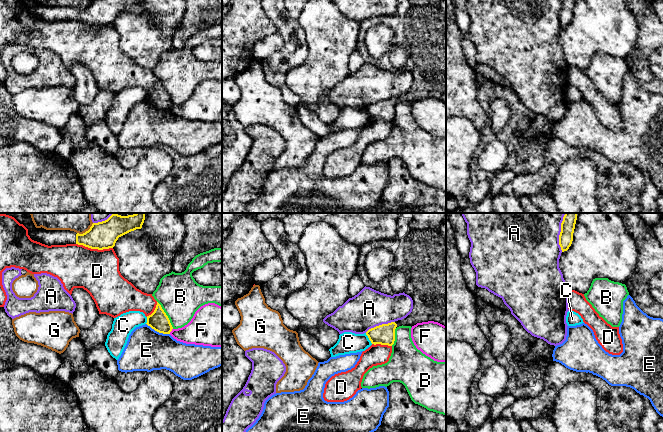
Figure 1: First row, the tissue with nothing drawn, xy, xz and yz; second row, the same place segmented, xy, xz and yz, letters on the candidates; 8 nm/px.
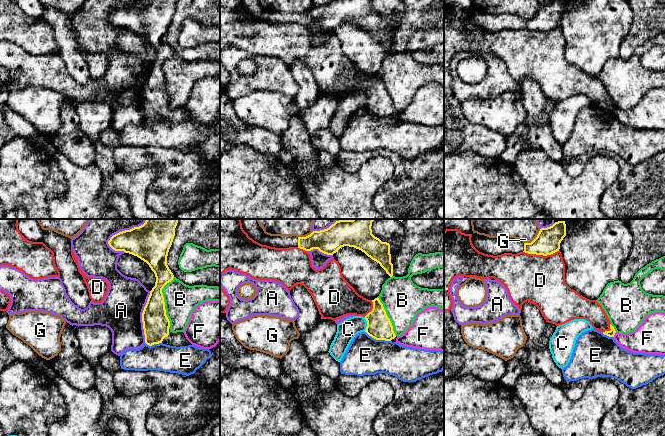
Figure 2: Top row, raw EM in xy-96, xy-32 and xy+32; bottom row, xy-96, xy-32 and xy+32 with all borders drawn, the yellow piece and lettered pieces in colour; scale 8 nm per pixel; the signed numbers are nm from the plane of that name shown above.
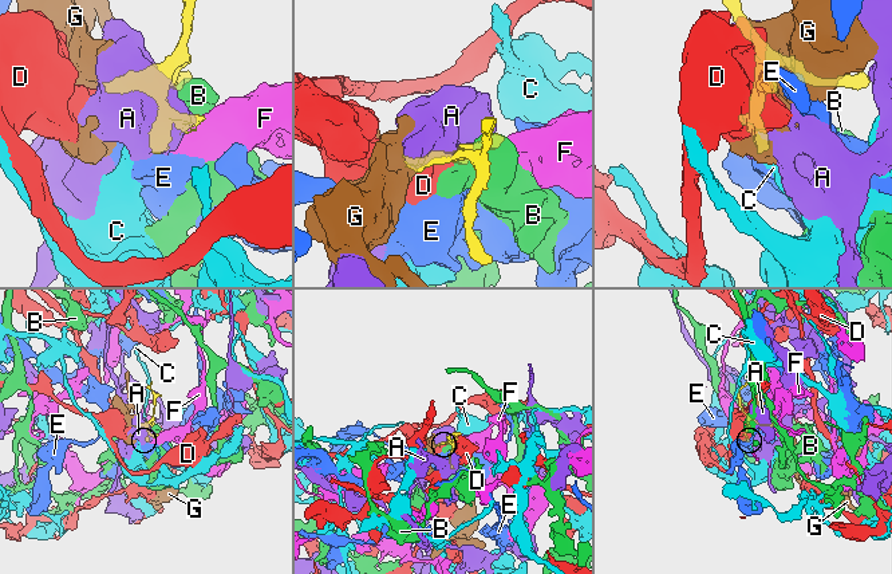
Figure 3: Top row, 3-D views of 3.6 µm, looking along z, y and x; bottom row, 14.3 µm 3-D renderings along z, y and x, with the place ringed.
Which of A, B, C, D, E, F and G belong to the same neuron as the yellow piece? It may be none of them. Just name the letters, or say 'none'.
none

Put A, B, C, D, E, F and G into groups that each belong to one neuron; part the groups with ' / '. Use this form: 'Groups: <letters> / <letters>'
Groups: A / B / C / D / E / F / G

